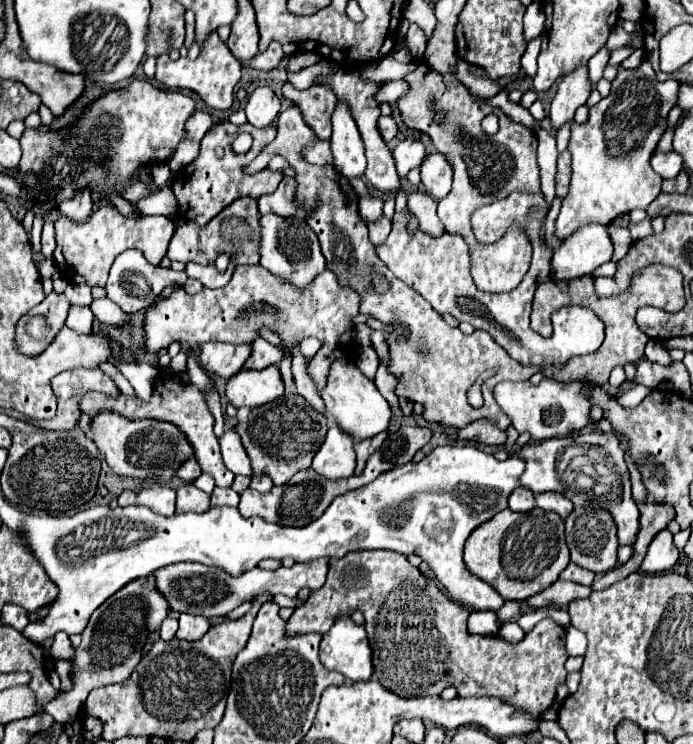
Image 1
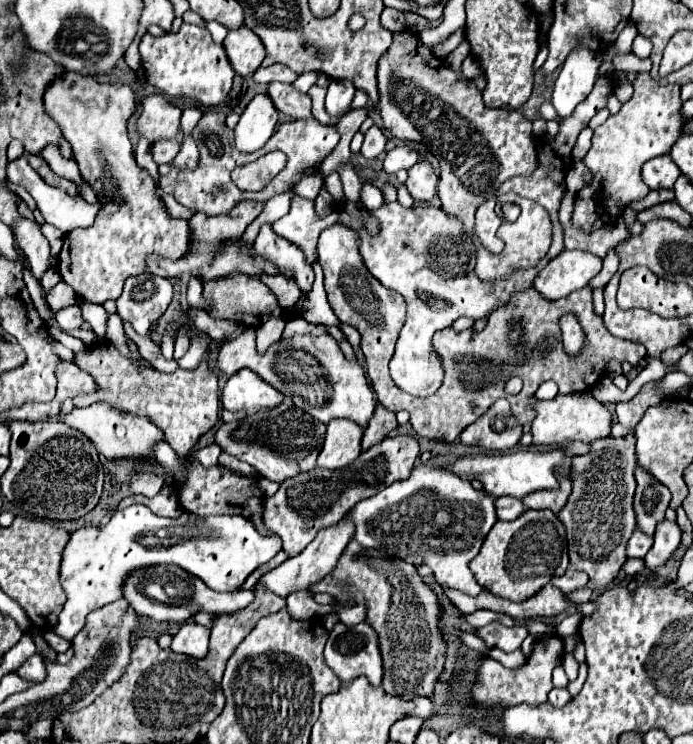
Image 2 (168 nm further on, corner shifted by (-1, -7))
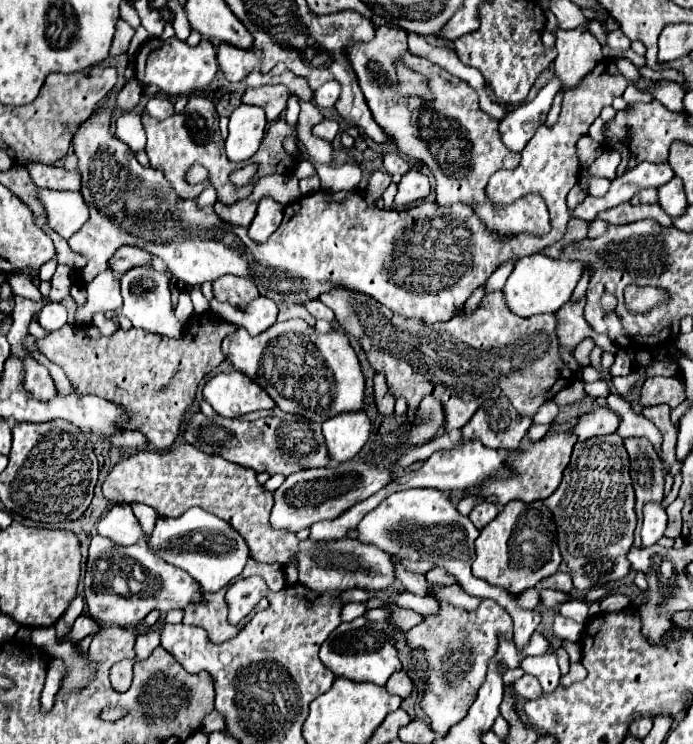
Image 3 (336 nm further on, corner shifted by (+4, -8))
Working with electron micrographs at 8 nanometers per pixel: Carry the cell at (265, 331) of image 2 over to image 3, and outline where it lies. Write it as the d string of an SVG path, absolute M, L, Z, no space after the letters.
M260 296L258 300L254 300L254 304L250 304L250 308L246 308L242 312L230 308L228 304L218 304L216 300L212 300L210 304L224 320L234 322L238 326L244 326L252 336L258 336L260 332L268 330L278 318L276 302L268 300L266 296Z

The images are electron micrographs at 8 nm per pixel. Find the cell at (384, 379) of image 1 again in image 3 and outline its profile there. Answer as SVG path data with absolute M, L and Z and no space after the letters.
M278 304L280 308L280 314L278 314L278 320L284 322L284 320L290 320L290 318L300 318L304 322L308 322L310 326L314 326L314 318L302 308L302 304Z

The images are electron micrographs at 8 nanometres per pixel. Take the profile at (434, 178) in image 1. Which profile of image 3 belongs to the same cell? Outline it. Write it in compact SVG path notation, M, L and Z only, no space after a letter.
M412 168L402 176L402 180L398 184L398 194L396 194L394 204L396 206L408 206L412 202L418 202L418 200L426 198L428 194L430 194L428 178L422 172Z

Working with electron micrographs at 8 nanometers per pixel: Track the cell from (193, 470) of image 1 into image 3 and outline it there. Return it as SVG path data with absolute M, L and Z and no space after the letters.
M122 432L118 436L112 436L110 442L120 448L146 448L148 446L148 438L142 436L140 432Z

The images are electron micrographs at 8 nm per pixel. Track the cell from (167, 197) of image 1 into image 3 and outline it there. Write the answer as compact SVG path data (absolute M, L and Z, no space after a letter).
M38 188L36 196L46 210L48 226L66 240L68 236L74 236L90 216L80 192L60 192L60 190Z

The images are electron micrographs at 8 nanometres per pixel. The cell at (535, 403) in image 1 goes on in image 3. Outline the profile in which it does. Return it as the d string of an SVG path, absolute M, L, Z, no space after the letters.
M598 406L586 414L580 414L576 424L570 428L570 432L582 442L594 436L606 436L606 434L614 434L618 428L620 420L618 416L604 406Z

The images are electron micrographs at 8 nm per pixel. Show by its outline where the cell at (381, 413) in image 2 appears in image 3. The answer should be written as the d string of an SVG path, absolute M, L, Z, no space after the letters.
M374 376L374 404L378 414L390 416L394 412L394 398L386 392L386 380L384 376Z

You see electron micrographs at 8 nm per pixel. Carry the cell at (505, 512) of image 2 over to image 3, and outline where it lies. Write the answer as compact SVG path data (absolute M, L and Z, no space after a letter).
M484 502L484 504L478 504L472 512L470 512L470 520L474 520L474 526L476 528L484 528L488 522L492 522L498 514L500 514L500 506L498 504L492 504L492 502Z

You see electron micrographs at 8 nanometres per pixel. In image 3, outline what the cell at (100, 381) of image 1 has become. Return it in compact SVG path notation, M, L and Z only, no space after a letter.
M30 356L22 358L22 364L24 364L24 380L22 380L24 390L40 402L52 400L58 390L56 390L52 376L50 376L50 370Z

